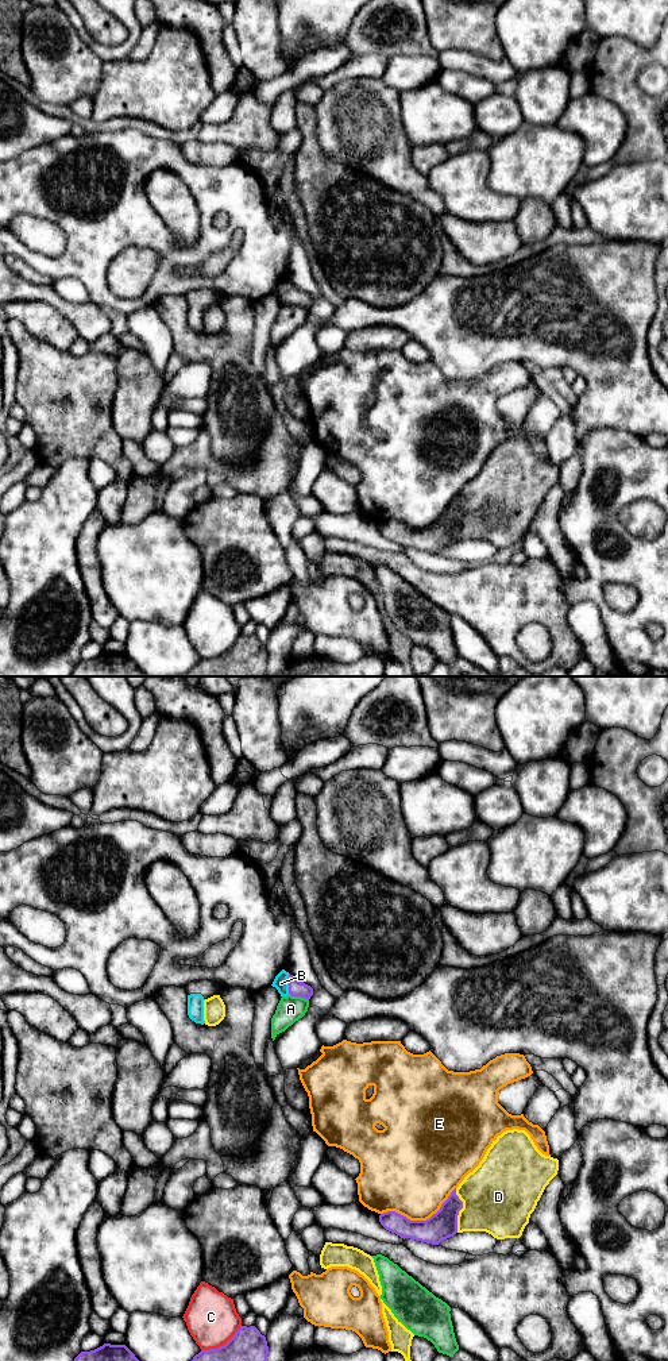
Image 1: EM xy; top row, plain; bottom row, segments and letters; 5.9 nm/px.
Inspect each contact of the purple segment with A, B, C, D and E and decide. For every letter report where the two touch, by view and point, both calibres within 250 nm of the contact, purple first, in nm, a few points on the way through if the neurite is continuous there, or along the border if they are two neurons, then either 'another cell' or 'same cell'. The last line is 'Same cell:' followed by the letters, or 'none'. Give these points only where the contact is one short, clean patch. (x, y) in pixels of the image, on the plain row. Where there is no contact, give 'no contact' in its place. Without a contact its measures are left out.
A: xy (300, 304) | 100/160 nm | another cell
B: xy (289, 293) | 100/90 nm | across xy (296, 296), (289, 293), (281, 292) | same cell
C: xy (221, 655) | 320/300 nm | another cell
D: xy (460, 517) | 160/440 nm | another cell
E: xy (420, 529) | 160/440 nm | another cell
Same cell: B

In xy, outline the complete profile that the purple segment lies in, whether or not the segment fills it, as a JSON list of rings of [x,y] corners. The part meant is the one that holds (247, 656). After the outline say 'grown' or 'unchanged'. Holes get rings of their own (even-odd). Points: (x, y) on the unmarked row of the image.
[[[240,635],[224,655],[201,659],[184,676],[266,676],[267,664],[266,645],[255,635]]] | unchanged

